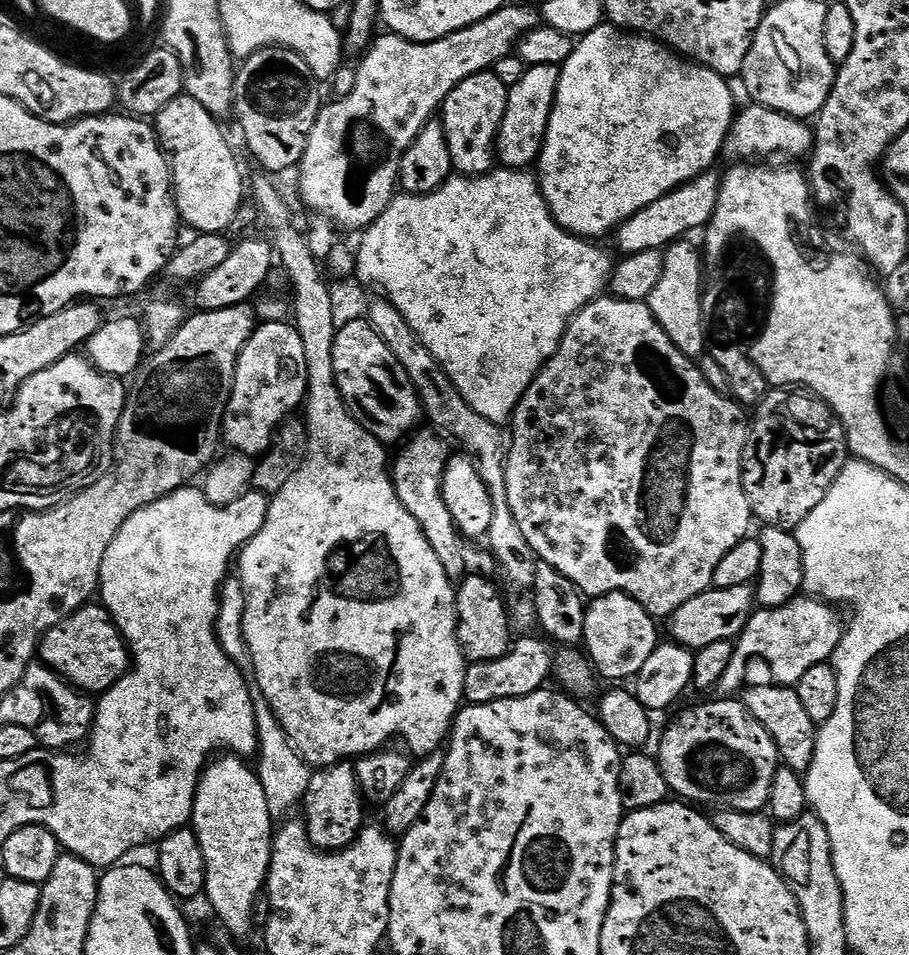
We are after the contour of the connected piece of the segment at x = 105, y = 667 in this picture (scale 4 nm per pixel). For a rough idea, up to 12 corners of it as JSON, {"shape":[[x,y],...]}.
{"shape":[[78,609],[38,656],[85,694],[128,673],[130,653],[108,609]]}

